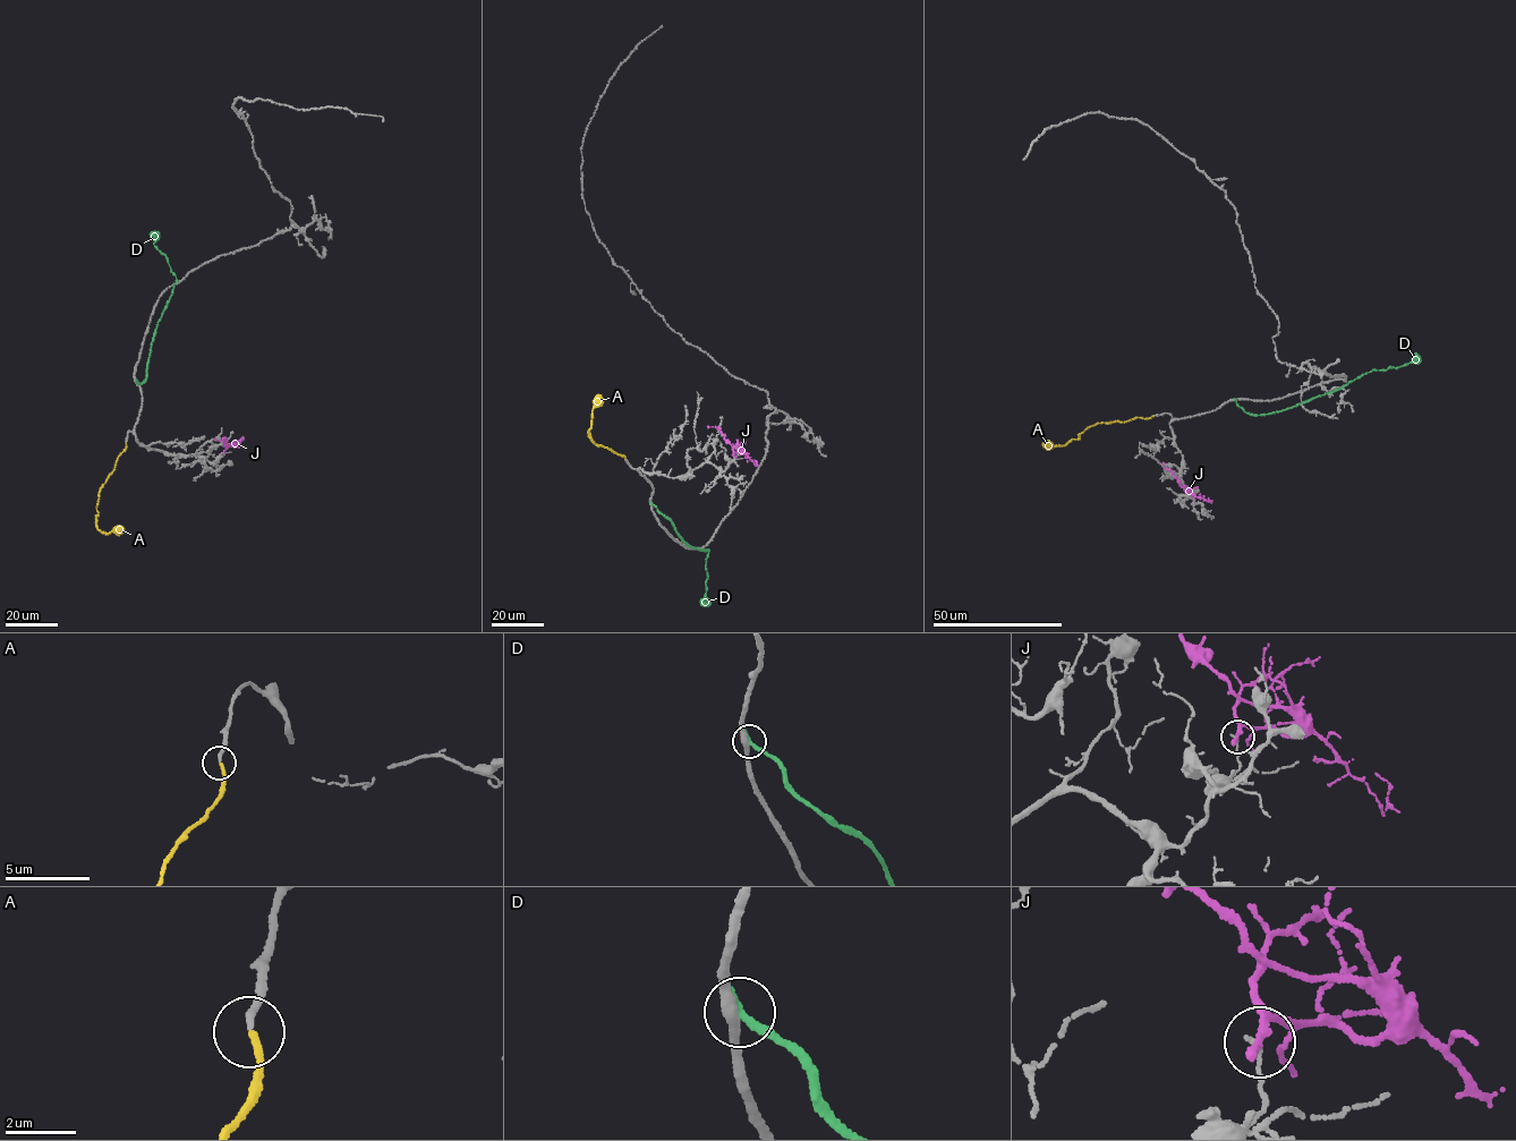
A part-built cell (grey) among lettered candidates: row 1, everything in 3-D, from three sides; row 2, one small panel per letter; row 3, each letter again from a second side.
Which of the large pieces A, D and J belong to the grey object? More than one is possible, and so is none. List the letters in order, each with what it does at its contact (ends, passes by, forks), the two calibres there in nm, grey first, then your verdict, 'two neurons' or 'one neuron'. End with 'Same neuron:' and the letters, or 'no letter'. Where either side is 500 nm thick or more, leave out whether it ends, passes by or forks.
A: it ends | 180/200 nm | one neuron
D: it ends | 280/240 nm | two neurons
J: it ends | 140/260 nm | two neurons
Same neuron: A

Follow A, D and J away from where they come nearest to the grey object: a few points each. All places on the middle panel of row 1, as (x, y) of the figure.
A: (624, 458), (598, 445), (588, 436), (599, 394)
D: (652, 503), (672, 521), (682, 542), (708, 551), (704, 604)
J: (733, 454), (733, 446), (721, 432), (707, 426)

